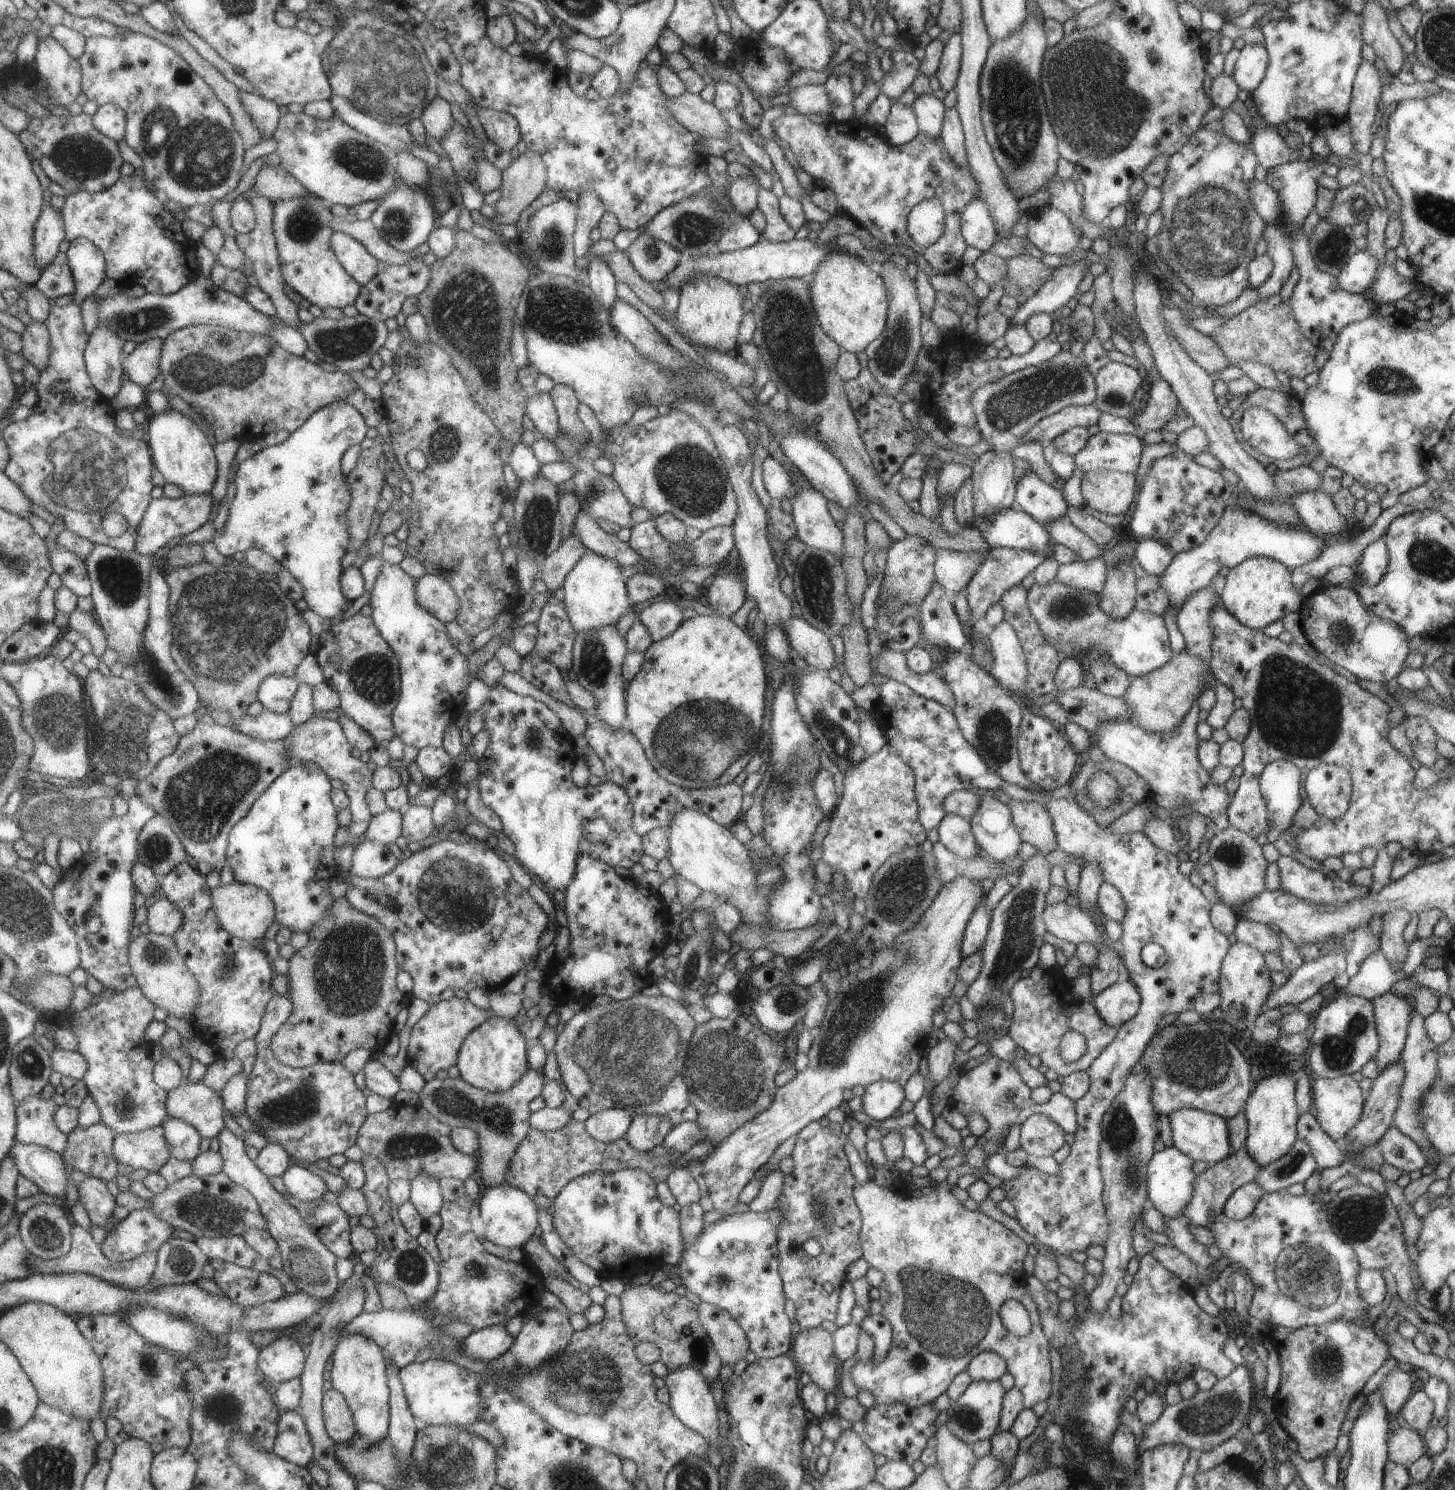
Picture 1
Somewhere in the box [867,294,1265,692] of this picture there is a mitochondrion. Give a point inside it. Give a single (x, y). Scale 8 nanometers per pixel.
(1019, 400)

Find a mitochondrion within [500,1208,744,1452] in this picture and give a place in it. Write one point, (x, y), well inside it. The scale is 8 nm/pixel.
(589, 1381)

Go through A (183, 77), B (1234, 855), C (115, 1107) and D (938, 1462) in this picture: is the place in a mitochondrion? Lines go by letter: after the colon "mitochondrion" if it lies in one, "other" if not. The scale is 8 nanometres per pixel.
A: other
B: mitochondrion
C: mitochondrion
D: other

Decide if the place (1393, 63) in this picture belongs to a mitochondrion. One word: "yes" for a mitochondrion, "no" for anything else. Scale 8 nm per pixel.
no

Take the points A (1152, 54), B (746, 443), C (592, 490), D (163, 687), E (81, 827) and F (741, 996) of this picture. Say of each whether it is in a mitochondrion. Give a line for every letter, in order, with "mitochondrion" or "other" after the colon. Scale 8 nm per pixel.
A: mitochondrion
B: other
C: mitochondrion
D: mitochondrion
E: mitochondrion
F: other

